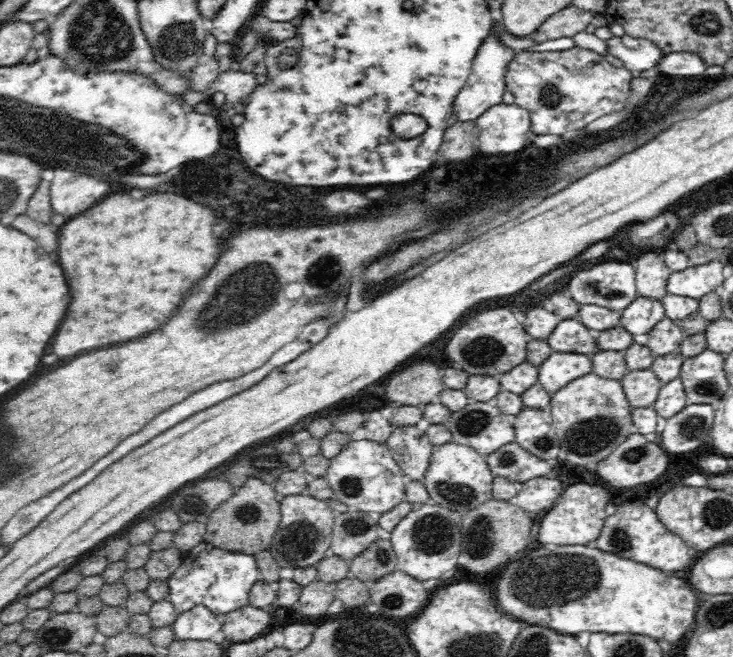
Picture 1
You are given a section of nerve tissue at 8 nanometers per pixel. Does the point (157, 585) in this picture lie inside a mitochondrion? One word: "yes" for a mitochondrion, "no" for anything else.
yes

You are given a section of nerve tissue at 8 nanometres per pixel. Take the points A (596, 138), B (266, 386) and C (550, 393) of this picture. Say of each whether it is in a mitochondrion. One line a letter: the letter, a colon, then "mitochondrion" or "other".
A: other
B: other
C: other

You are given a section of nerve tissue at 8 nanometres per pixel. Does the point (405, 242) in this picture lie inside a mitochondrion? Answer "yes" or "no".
no

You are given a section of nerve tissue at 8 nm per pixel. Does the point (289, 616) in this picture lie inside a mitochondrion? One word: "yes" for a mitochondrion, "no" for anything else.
no

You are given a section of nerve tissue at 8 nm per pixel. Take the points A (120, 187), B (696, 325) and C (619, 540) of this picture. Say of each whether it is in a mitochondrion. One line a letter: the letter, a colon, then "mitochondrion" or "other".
A: other
B: other
C: mitochondrion

